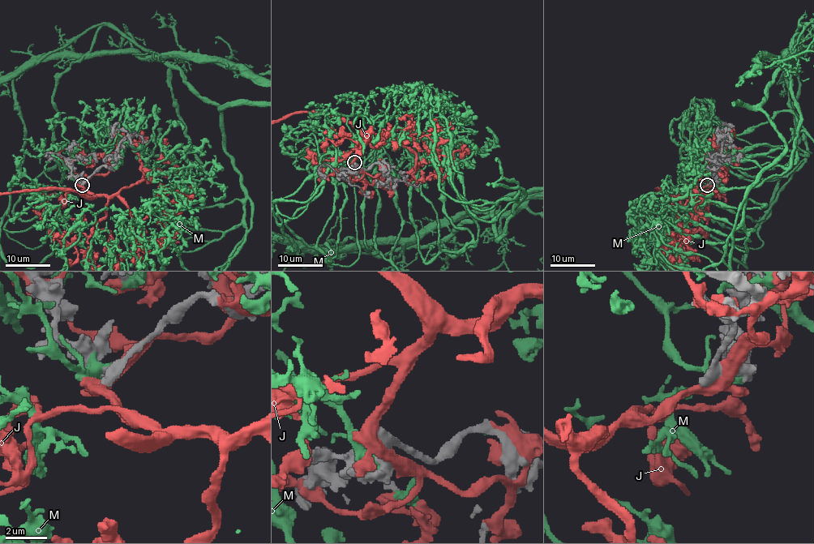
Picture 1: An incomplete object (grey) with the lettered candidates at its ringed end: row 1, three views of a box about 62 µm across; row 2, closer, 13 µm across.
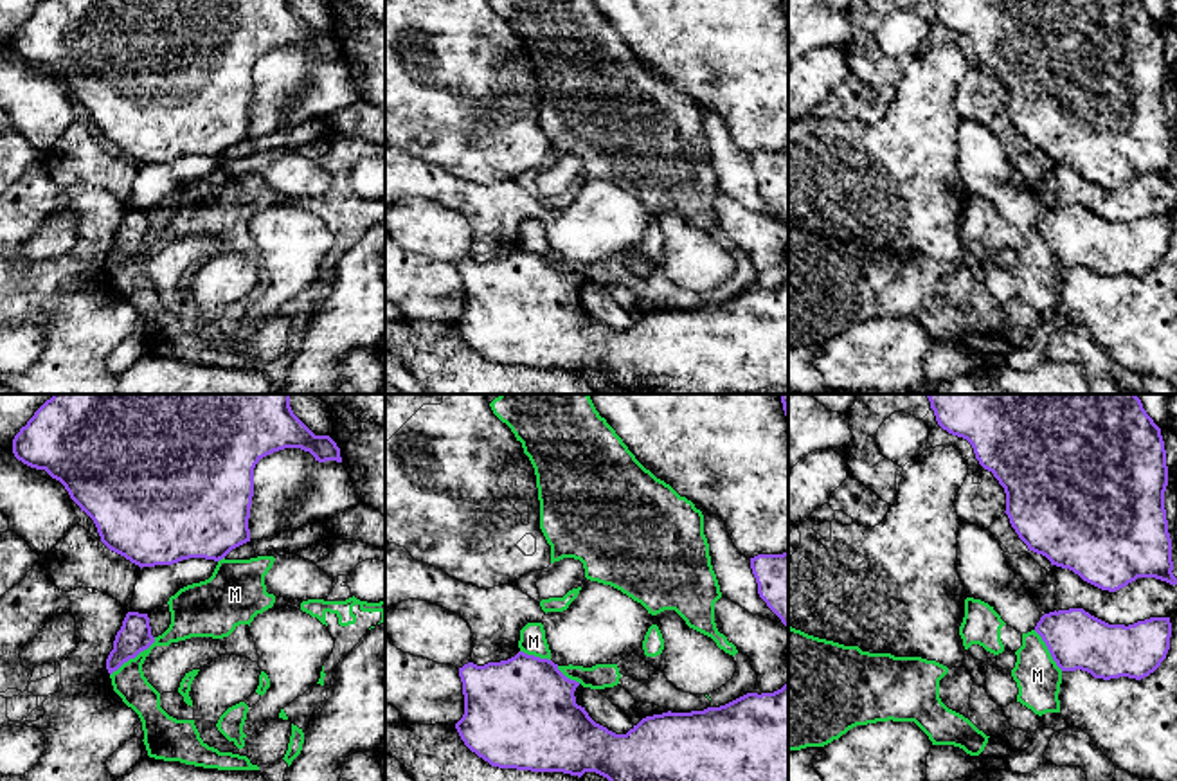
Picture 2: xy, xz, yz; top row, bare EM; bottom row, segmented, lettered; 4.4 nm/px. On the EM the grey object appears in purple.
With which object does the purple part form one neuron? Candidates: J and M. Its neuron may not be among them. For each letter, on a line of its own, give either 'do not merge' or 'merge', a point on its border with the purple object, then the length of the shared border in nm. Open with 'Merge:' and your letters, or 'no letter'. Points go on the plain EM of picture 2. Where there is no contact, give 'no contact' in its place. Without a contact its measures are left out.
Merge: no letter
J: do not merge; no contact
M: do not merge; contact xy (134, 254); length 260 nm

